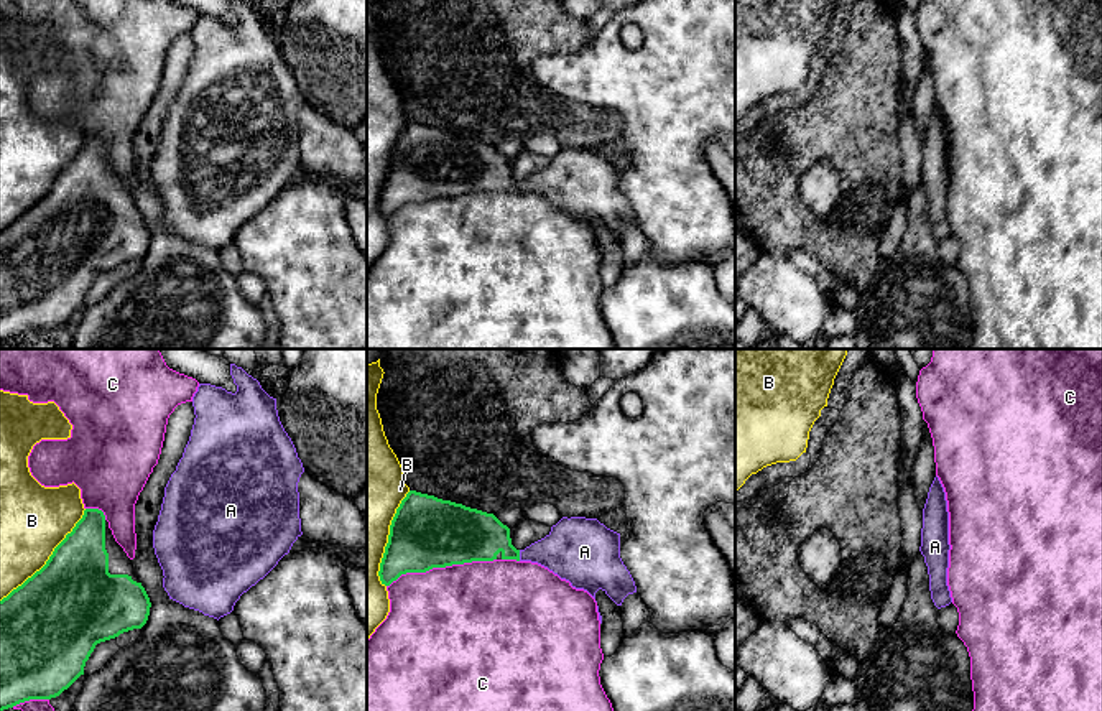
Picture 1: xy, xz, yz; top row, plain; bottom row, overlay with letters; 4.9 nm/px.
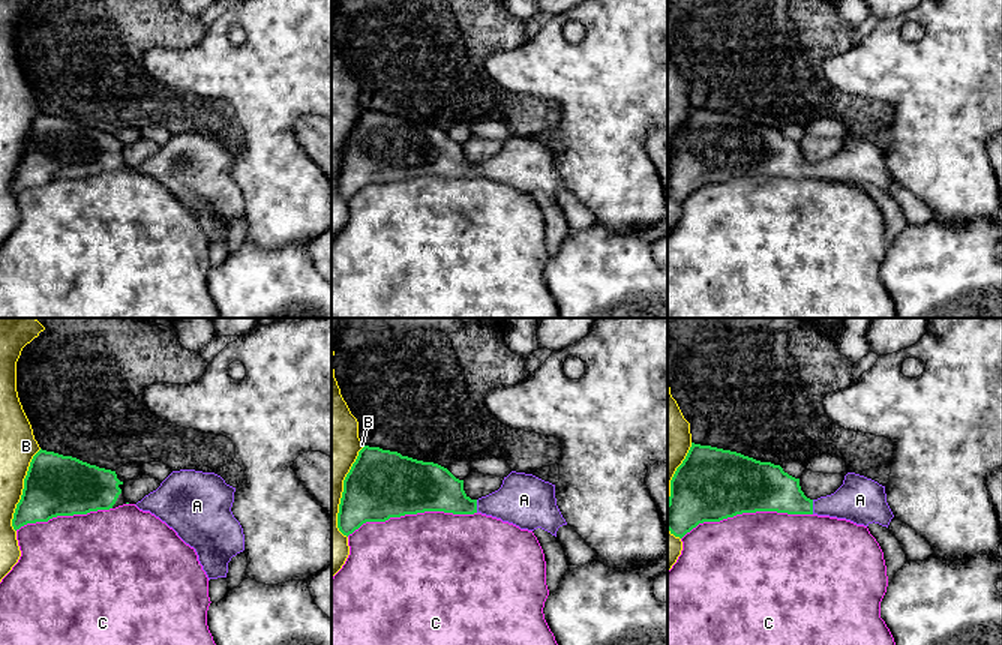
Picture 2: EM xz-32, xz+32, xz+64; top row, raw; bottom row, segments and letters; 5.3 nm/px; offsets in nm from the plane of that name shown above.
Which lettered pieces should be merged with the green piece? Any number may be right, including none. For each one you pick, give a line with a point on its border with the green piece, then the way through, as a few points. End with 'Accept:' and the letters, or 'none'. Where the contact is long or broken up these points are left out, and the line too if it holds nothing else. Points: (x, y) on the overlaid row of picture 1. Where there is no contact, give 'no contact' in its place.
A: xz (518, 555)
Accept: A

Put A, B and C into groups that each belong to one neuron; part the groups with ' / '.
A / B / C

